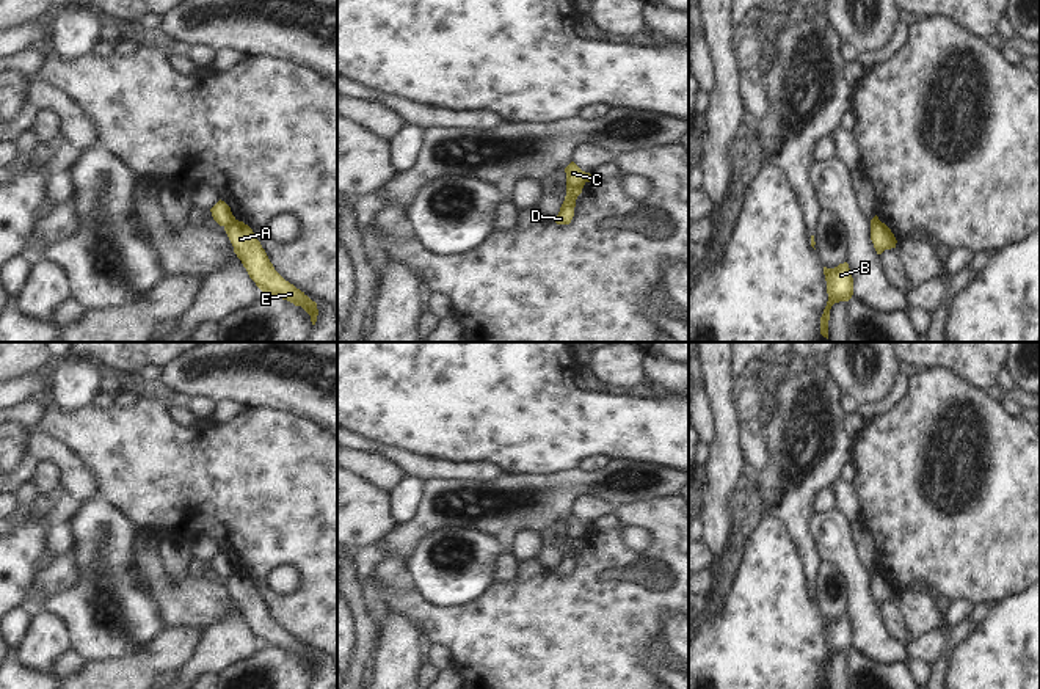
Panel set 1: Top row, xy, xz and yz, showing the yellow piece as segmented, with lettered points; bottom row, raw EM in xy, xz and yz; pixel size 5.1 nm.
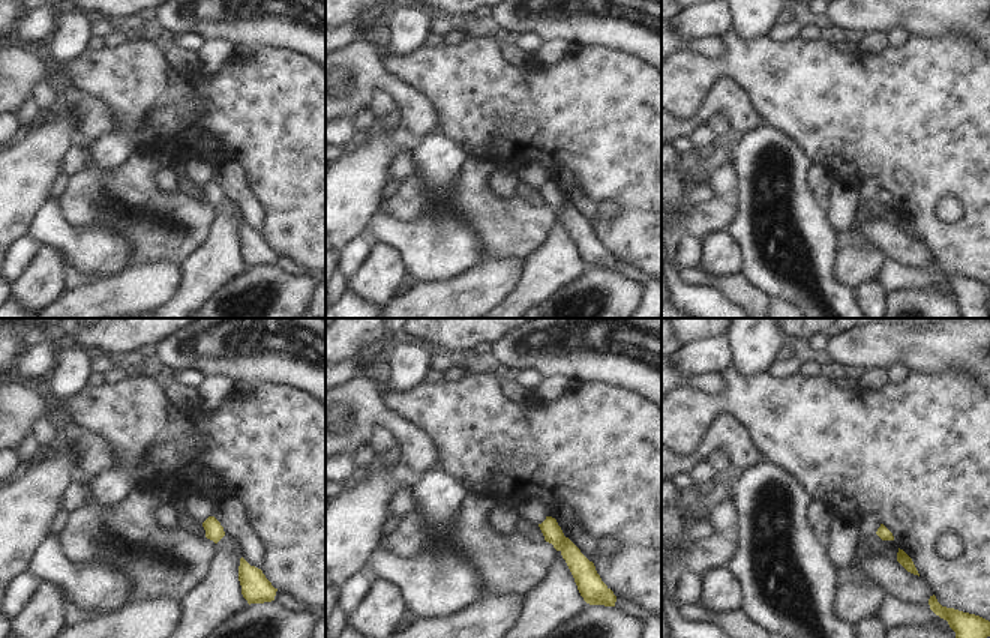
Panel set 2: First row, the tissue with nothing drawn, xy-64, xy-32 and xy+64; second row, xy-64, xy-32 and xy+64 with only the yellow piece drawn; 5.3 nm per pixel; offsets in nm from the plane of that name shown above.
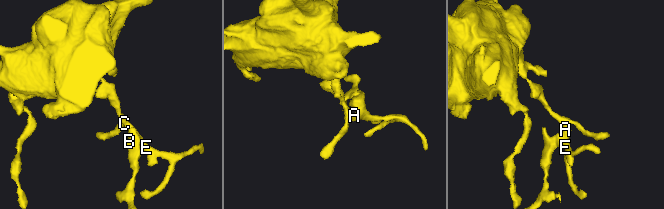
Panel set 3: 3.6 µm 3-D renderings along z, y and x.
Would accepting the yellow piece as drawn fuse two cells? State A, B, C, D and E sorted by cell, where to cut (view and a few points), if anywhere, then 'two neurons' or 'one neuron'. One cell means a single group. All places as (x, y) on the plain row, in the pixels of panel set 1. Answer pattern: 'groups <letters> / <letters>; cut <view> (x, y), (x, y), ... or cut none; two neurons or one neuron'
groups A B E / C D; cut xy (236, 572), (225, 578); two neurons

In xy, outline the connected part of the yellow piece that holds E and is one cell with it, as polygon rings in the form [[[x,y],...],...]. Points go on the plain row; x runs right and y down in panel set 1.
[[[235,571],[224,578],[224,582],[234,598],[234,604],[262,645],[301,658],[311,667],[312,676],[315,676],[318,667],[317,654],[275,622],[253,581]]]

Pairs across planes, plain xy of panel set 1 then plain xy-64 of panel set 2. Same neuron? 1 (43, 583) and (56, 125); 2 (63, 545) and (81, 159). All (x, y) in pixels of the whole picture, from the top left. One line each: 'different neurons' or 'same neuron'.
1: different neurons
2: same neuron

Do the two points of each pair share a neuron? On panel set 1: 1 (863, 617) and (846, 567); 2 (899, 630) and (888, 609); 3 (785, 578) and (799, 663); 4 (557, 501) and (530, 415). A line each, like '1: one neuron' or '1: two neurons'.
1: one neuron
2: one neuron
3: one neuron
4: two neurons

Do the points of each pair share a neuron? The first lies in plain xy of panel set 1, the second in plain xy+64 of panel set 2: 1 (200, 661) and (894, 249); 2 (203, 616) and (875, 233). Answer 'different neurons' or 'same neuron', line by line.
1: different neurons
2: same neuron

